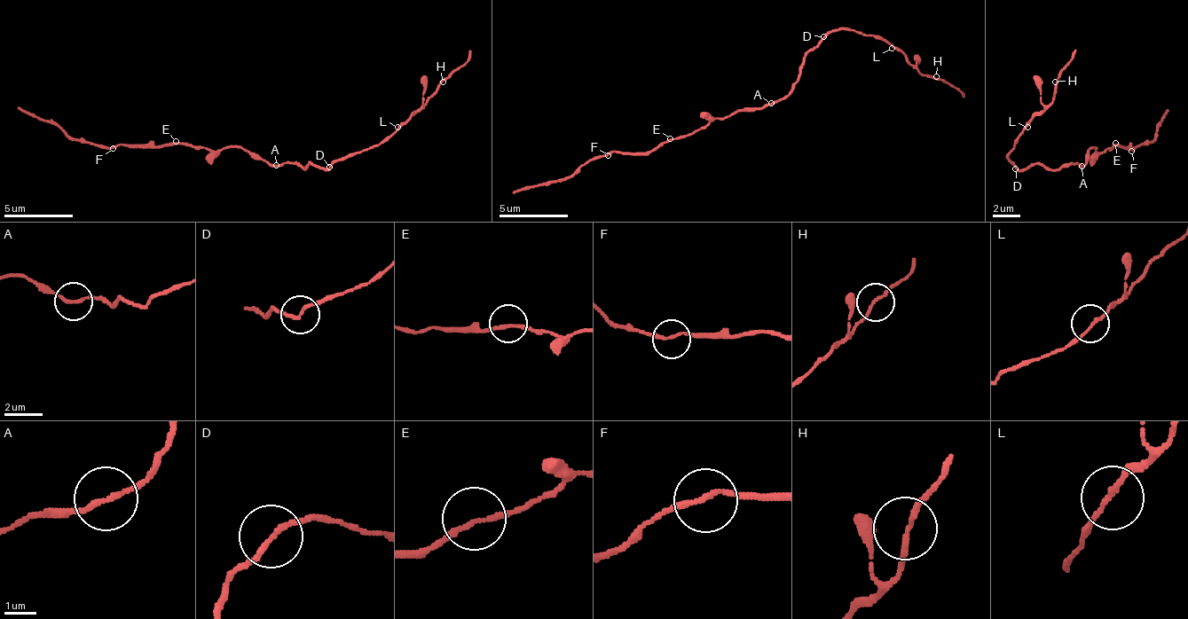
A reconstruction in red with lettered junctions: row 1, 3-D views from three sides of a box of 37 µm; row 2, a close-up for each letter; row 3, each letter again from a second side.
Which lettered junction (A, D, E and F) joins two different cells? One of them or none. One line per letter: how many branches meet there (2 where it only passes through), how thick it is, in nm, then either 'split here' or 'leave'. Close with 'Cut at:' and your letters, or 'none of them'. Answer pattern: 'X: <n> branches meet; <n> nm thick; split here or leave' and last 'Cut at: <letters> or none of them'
A: 2 branches meet; 160 nm thick; leave
D: 2 branches meet; 170 nm thick; split here
E: 2 branches meet; 170 nm thick; leave
F: 2 branches meet; 160 nm thick; leave
Cut at: D

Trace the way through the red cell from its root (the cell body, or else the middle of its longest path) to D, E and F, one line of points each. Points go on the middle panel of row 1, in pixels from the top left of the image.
D: (771, 103), (777, 103), (791, 90), (798, 79), (798, 65), (822, 37)
E: (771, 103), (743, 106), (735, 113), (726, 117), (712, 117), (691, 135), (670, 138)
F: (771, 103), (743, 106), (726, 117), (712, 117), (691, 135), (660, 141), (649, 152), (611, 152), (608, 155)

